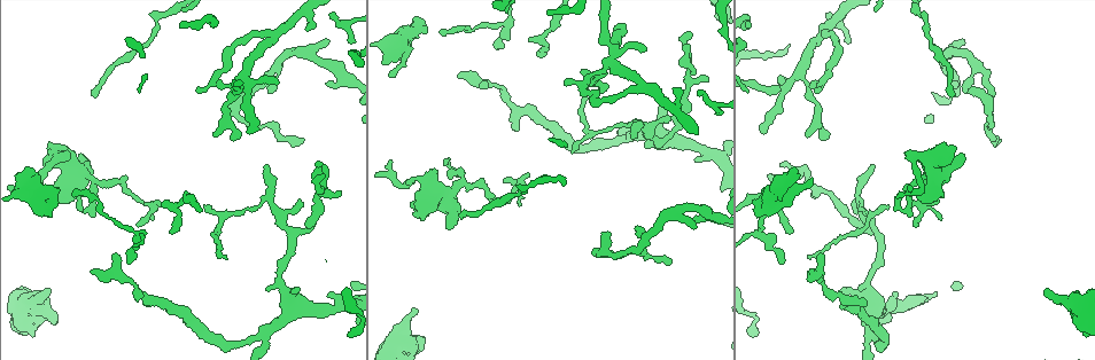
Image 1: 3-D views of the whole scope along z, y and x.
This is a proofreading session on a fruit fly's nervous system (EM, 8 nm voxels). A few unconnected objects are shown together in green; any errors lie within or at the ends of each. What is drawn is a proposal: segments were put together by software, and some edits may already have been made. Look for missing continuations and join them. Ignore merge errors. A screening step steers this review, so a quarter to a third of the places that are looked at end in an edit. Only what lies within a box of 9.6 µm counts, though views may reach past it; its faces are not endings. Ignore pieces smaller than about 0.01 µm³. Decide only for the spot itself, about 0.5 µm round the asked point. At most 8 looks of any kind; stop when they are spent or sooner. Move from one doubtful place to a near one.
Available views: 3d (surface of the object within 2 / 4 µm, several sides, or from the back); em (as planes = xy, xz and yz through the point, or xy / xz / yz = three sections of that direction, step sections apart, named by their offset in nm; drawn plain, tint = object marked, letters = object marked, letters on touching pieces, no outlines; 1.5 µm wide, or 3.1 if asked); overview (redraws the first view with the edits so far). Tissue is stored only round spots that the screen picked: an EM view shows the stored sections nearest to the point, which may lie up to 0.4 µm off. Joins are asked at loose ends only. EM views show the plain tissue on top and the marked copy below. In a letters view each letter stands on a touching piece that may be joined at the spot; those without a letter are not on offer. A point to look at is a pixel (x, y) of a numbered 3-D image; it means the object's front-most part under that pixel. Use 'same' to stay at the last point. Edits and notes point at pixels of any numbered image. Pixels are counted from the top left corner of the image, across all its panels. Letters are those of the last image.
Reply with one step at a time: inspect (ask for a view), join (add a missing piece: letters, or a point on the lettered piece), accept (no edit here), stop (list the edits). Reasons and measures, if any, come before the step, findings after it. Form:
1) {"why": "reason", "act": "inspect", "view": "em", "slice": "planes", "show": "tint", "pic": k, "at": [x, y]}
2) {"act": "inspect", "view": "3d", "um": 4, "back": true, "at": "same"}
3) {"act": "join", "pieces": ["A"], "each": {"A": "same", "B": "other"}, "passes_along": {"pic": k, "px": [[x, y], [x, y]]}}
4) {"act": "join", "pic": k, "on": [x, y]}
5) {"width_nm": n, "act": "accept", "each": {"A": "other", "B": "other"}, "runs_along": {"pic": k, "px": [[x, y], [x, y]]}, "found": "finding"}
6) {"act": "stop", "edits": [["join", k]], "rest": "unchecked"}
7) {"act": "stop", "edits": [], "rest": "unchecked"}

{"why": "tapers out", "act": "inspect", "view": "em", "slice": "planes", "show": "letters", "pic": 1, "at": [807, 256]}

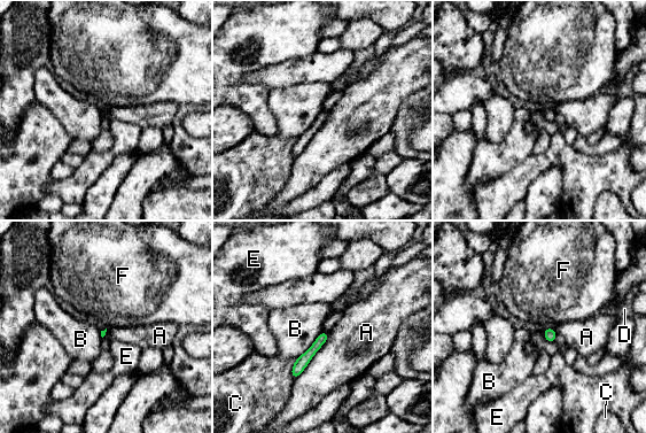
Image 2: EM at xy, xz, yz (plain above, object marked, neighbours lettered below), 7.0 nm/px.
{"act": "accept", "each": {"A": "other", "B": "other", "C": "other", "D": "other", "E": "other", "F": "other"}, "border": {"pic": 2, "px": [[322, 331], [295, 360]]}, "found": "none of them fits"}

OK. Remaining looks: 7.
{"why": "an open end", "act": "inspect", "view": "em", "slice": "yz", "step": 8, "show": "letters", "pic": 1, "at": [49, 288]}

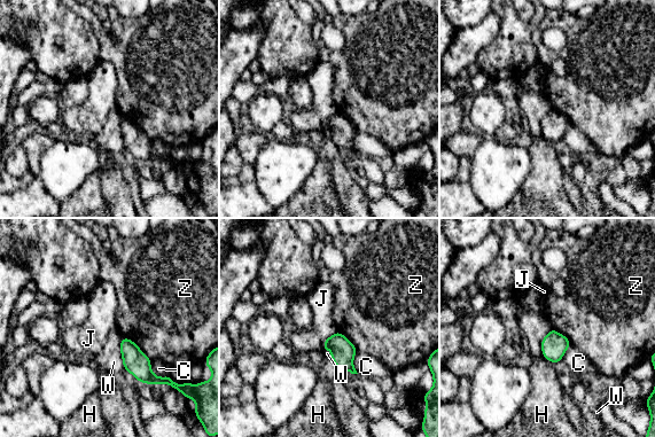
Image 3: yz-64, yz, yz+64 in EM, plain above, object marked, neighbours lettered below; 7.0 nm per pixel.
{"width_nm": 100, "act": "accept", "each": {"C": "other", "H": "other", "J": "other", "W": "other", "Z": "other"}, "border": {"pic": 3, "px": [[552, 328], [542, 341], [552, 364]]}, "found": "no lettered piece goes on from it"}

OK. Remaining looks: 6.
{"why": "tapers out", "act": "inspect", "view": "em", "slice": "yz", "step": 8, "show": "tint", "pic": 1, "at": [390, 160]}

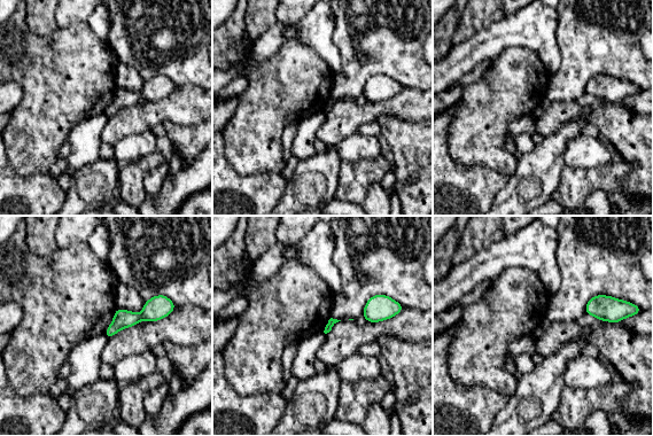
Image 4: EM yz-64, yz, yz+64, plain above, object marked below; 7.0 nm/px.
{"why": "cut it another way", "act": "inspect", "view": "em", "slice": "planes", "show": "letters", "at": "same"}

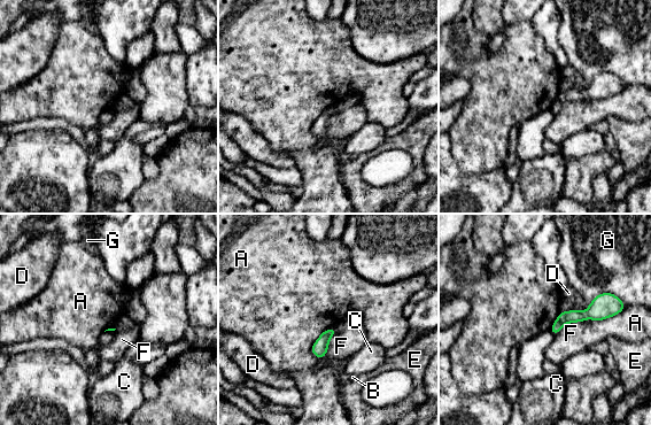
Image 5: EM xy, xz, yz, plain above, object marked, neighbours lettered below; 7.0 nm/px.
{"longest_contact_nm": ["G", 460], "act": "accept", "each": {"A": "other", "B": "other", "C": "other", "D": "other", "E": "other", "F": "other", "G": "other"}, "runs_along": {"pic": 5, "px": [[613, 300], [567, 316], [555, 331]]}, "found": "no lettered piece goes on from it"}

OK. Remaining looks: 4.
{"act": "stop", "edits": [], "rest": "unchecked"}

